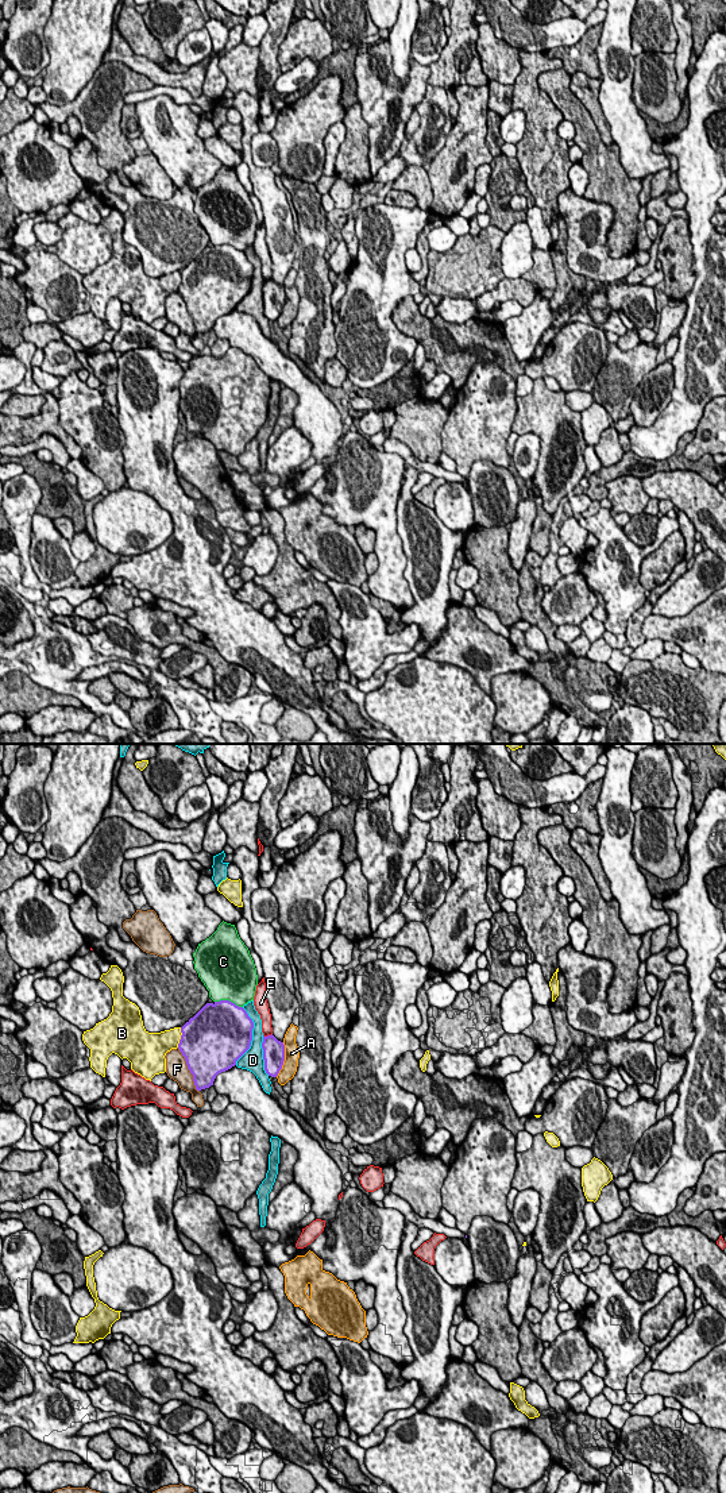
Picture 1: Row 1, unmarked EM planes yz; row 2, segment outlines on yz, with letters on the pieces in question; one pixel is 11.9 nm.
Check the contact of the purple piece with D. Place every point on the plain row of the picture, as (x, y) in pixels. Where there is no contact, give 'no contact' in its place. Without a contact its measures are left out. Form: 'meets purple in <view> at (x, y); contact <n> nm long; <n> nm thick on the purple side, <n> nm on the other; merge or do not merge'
meets purple in yz at (251, 280); contact 700 nm long; 500 nm thick on the purple side, 220 nm on the other; do not merge

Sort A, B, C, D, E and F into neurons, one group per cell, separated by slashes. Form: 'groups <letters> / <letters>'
groups A / B / C / D / E / F

